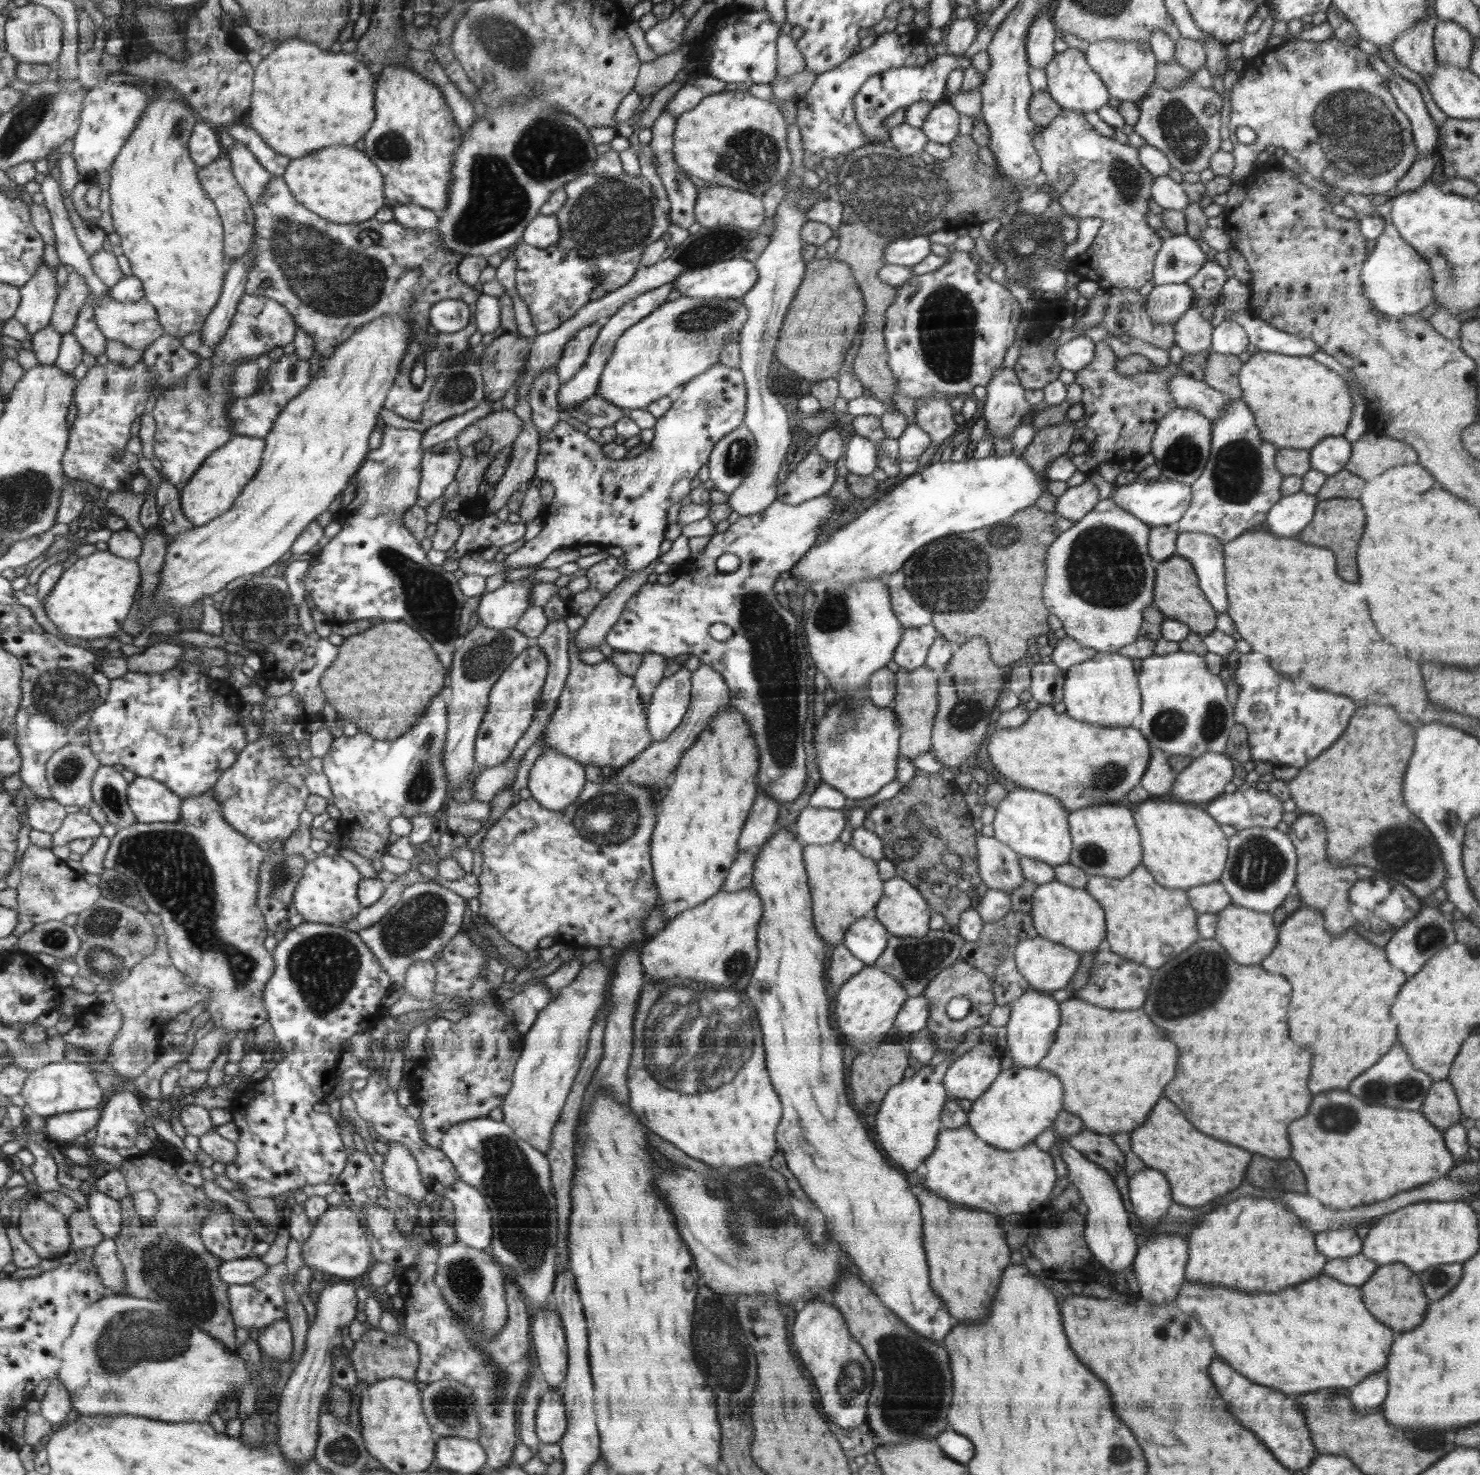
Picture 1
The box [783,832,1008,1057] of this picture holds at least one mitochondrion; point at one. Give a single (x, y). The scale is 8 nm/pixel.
(916, 961)

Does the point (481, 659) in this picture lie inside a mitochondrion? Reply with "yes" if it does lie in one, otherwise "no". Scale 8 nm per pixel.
yes

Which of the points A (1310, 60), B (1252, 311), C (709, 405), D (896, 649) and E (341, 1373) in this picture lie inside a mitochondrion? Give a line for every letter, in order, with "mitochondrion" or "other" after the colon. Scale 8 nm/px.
A: other
B: other
C: mitochondrion
D: other
E: other

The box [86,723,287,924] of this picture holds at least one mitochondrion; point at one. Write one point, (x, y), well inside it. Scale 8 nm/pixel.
(110, 795)

